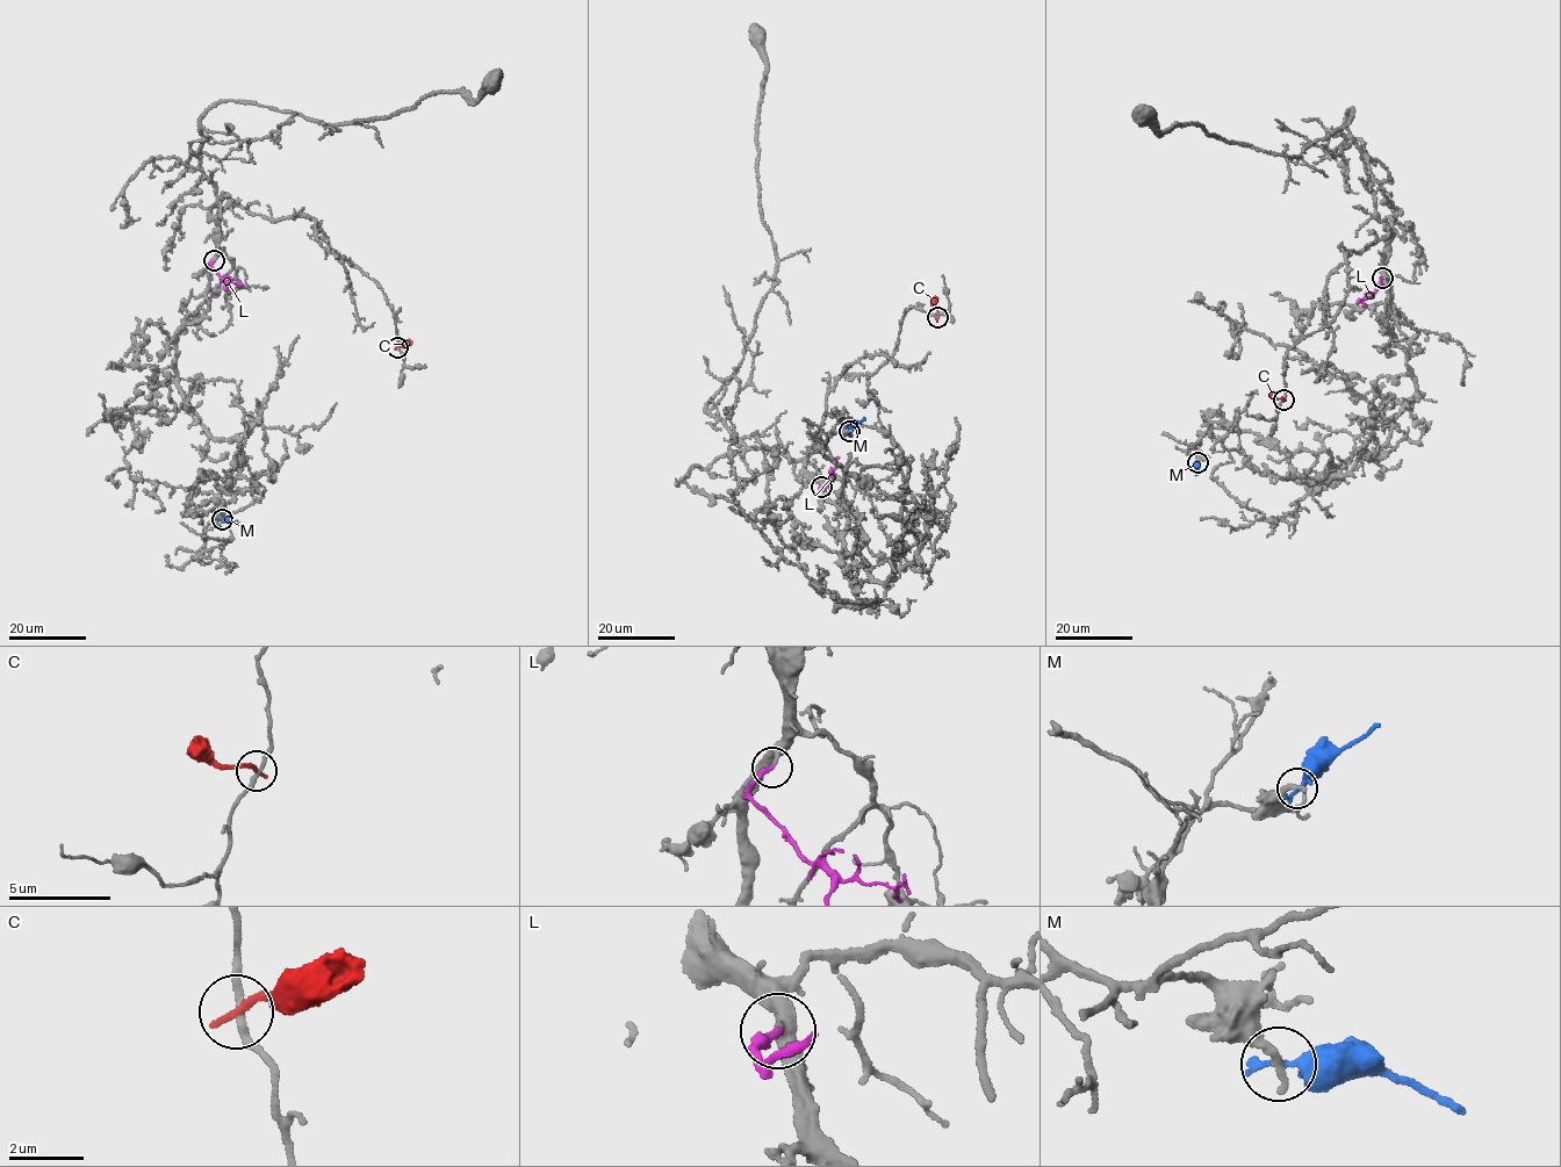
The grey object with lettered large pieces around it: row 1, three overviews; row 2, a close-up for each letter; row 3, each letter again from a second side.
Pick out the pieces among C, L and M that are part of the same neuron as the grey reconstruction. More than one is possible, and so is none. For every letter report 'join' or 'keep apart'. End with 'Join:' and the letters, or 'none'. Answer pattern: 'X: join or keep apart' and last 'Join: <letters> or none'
C: keep apart
L: join
M: keep apart
Join: L

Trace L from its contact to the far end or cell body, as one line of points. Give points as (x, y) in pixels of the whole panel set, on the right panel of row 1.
L: (1382, 276), (1373, 294), (1360, 301), (1365, 304)

